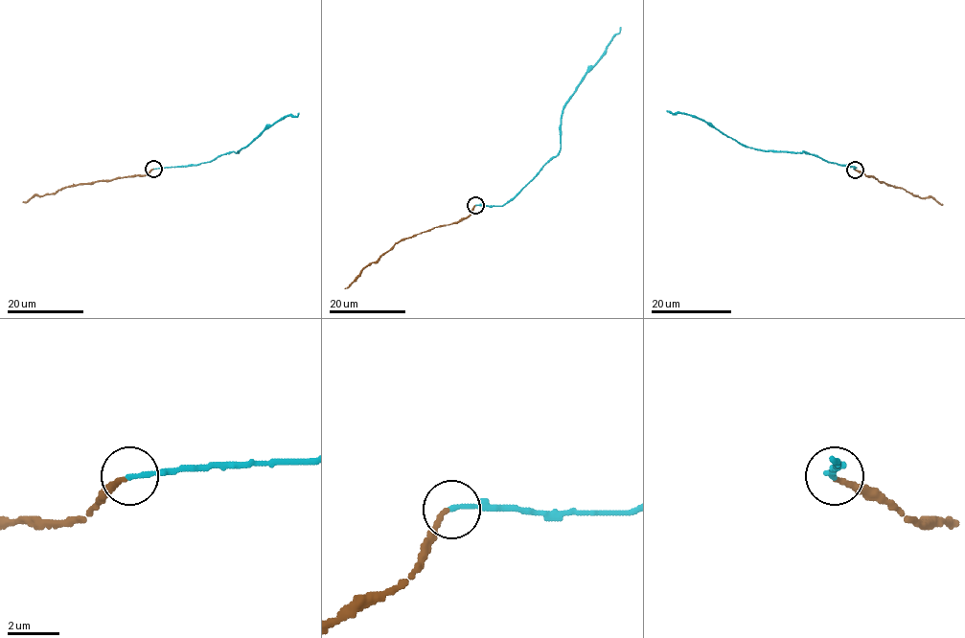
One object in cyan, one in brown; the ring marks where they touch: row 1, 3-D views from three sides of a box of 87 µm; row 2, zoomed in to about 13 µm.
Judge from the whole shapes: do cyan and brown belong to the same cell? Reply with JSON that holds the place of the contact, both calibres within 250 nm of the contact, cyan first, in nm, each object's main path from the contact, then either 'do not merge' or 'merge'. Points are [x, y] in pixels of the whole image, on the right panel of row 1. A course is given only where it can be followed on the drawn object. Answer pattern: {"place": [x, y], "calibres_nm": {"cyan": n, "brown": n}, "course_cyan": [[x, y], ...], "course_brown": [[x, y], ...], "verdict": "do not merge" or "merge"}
{"place": [855, 170], "calibres_nm": {"cyan": 200, "brown": 200}, "course_cyan": [[855, 170], [854, 167], [828, 162], [813, 154], [750, 148], [701, 119], [666, 110]], "course_brown": [[855, 170], [913, 195], [932, 196], [942, 204]], "verdict": "merge"}

